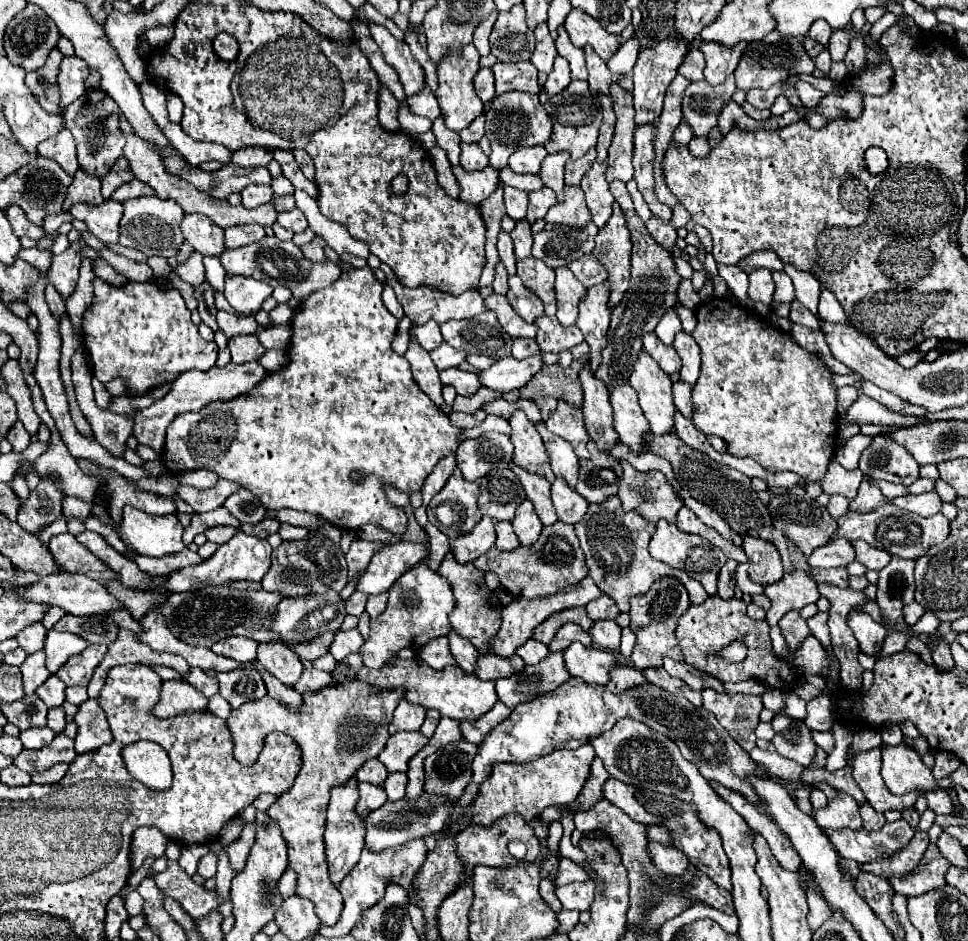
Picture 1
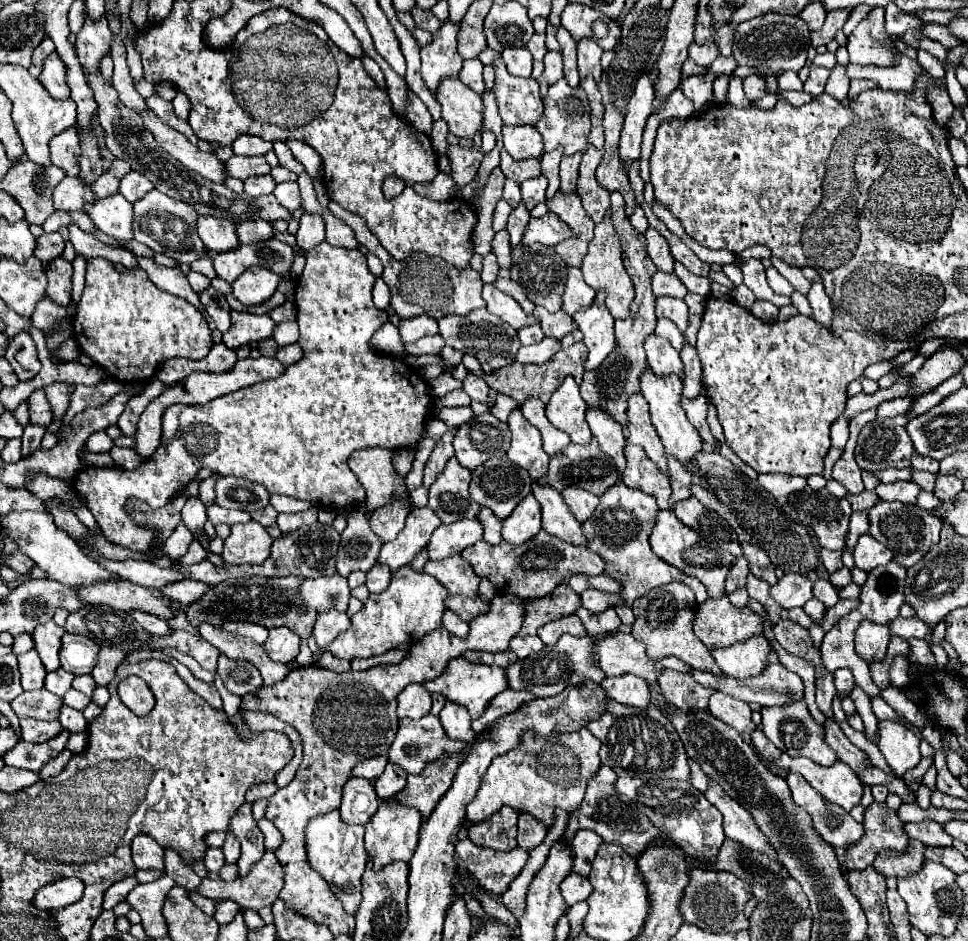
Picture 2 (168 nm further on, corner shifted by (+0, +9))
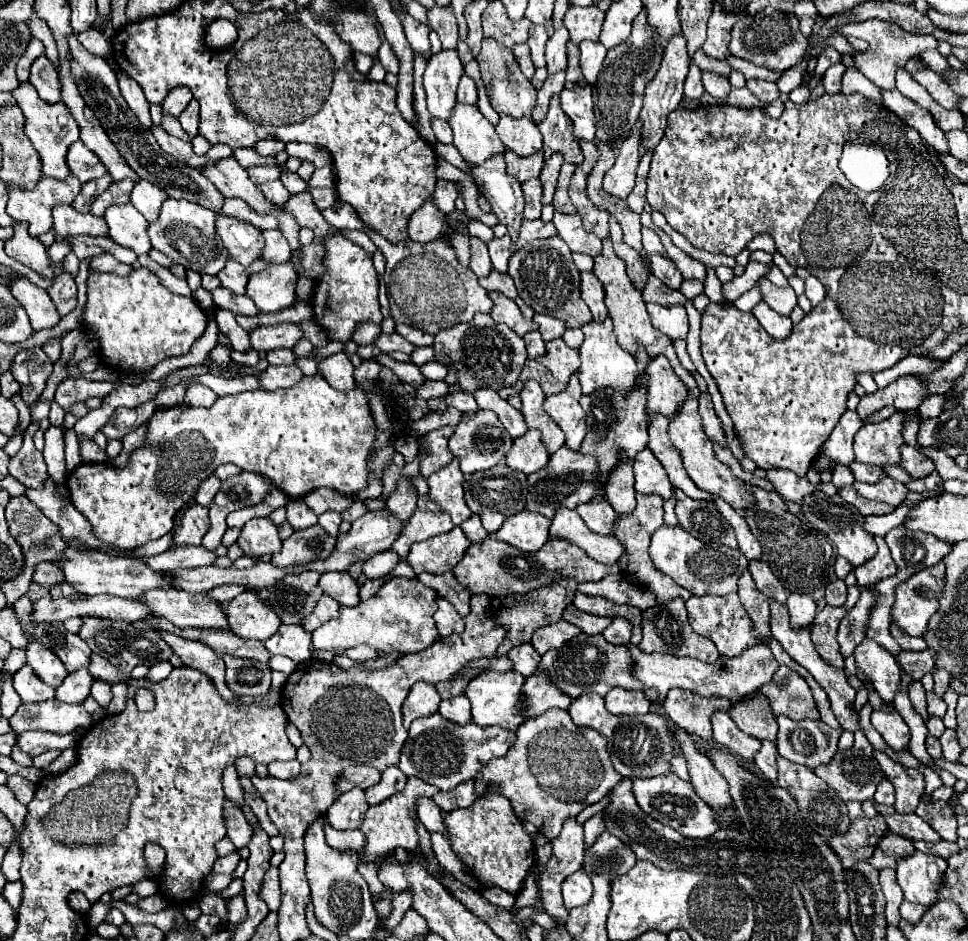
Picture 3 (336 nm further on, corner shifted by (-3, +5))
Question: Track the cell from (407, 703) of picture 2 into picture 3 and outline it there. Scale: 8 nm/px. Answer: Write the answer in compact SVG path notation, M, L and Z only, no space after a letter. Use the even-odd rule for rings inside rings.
M416 683L404 705L402 705L402 713L404 713L404 727L408 729L410 723L418 717L426 717L426 715L432 715L434 711L438 711L438 705L440 705L440 697L434 689L434 685L430 683Z

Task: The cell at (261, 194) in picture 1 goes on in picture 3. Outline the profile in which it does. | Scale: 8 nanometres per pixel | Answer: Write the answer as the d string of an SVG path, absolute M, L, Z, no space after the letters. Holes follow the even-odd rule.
M278 179L270 181L270 183L261 184L258 187L262 193L264 193L264 197L266 197L270 203L276 203L276 205L286 203L288 197L290 197L290 193L286 191L286 187L284 187Z

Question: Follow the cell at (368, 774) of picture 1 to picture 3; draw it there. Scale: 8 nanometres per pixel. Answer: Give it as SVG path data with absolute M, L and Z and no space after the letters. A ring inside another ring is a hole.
M356 765L356 767L348 767L344 769L344 773L340 775L338 783L336 783L336 789L338 793L344 793L344 791L350 791L354 787L360 787L360 789L368 789L372 785L376 785L380 781L380 771L376 767L368 767L368 765Z

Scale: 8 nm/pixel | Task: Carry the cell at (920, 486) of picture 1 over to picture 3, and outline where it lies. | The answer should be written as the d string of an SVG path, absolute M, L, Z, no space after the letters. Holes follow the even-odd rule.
M850 463L850 469L856 477L856 481L864 481L864 483L878 483L882 477L886 477L886 473L880 467L874 465L866 465L866 463Z

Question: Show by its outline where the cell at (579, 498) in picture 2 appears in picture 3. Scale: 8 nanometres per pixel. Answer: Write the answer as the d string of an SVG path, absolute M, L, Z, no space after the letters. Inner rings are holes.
M592 499L592 501L586 501L582 505L576 505L576 511L584 519L588 529L592 529L594 533L600 533L600 535L612 533L610 527L616 519L616 513L606 499L600 499L600 501Z

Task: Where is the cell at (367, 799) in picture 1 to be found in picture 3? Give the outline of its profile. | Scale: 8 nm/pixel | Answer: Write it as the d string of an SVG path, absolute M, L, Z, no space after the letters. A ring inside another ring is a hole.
M350 789L338 797L338 801L326 811L326 817L334 829L360 829L368 807L364 791Z

